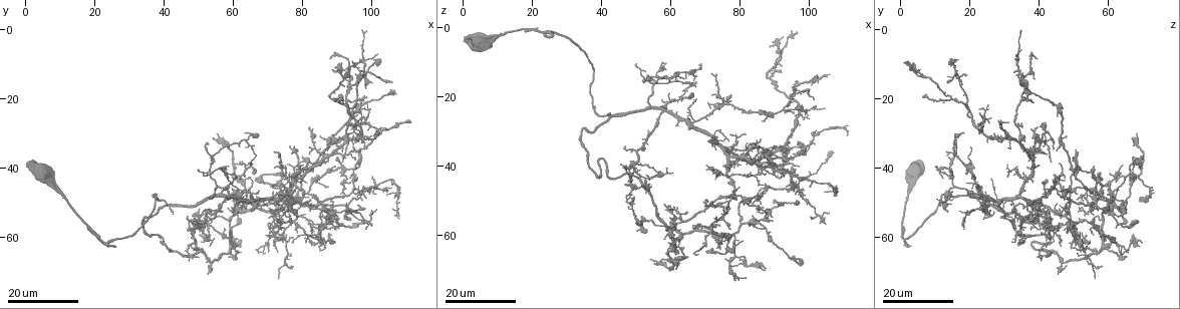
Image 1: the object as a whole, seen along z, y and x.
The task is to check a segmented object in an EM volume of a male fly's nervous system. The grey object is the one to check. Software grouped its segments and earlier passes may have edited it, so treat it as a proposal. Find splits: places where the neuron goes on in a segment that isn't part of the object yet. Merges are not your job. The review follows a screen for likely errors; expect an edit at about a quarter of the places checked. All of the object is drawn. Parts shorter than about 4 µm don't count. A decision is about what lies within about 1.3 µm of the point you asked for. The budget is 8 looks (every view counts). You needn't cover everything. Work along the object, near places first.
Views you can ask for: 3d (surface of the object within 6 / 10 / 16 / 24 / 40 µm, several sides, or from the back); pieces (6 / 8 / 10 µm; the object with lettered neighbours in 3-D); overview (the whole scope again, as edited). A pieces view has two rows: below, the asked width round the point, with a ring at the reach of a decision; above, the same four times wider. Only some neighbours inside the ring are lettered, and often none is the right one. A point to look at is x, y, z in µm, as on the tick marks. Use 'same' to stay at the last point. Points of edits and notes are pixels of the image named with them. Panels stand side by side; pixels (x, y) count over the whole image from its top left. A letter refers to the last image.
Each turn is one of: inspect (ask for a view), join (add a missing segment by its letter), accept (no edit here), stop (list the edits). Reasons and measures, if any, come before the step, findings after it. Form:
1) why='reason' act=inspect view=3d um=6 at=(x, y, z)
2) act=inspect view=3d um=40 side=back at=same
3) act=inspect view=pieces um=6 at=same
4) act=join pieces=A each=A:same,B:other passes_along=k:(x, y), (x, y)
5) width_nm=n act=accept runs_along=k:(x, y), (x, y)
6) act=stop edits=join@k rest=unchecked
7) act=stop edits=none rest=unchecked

why='an open end' act=inspect view=3d um=16 at=(60.0, 57.0, 62.0)

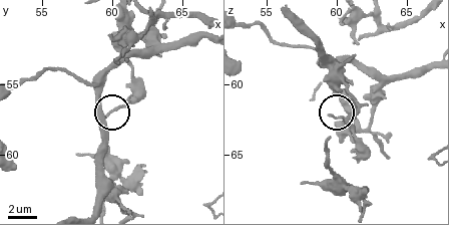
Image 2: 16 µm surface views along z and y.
why='what lies round it' act=inspect view=pieces um=6 at=same

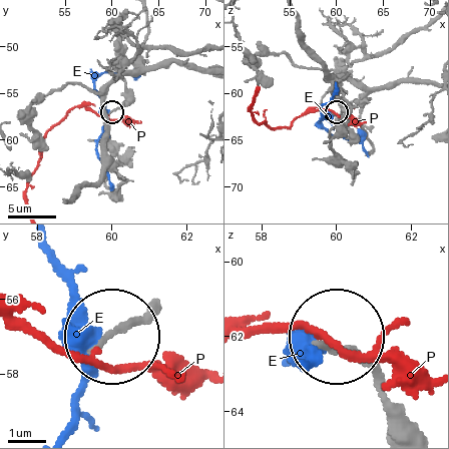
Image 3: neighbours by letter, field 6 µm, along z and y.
act=accept each=E:other,P:other runs_along=3:(153, 305), (111, 337) found='no lettered segment goes on from it'

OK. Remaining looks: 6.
why='branch stops here' act=inspect view=3d um=16 at=(90.0, 37.0, 50.5)

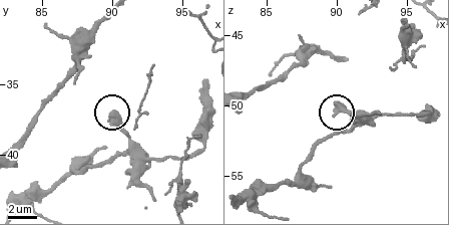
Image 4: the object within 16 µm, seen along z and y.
act=inspect view=pieces um=6 at=same

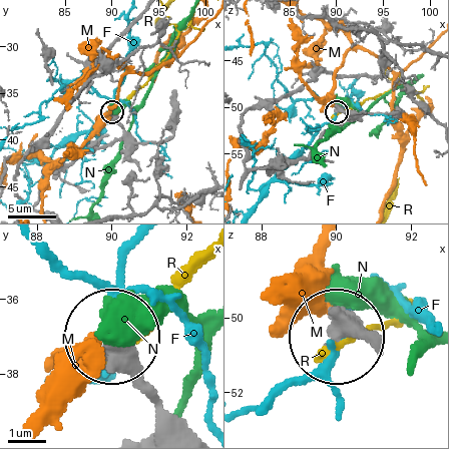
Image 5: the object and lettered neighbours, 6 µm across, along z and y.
act=accept each=F:other,M:other,N:other,R:other found='no lettered segment goes on from it'

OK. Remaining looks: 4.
why='an open end' act=inspect view=3d um=24 at=(71.5, 35.0, 13.0)

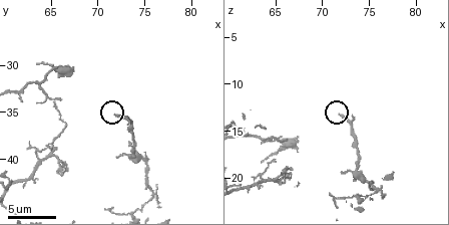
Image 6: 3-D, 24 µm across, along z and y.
why='what lies round it' act=inspect view=pieces um=8 at=(72.0, 35.2, 13.4)

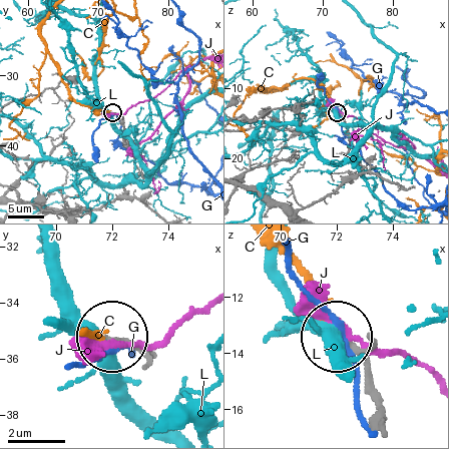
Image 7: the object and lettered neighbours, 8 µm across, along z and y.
act=accept each=C:other,G:other,J:other,L:other found='no lettered segment goes on from it'

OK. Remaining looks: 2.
why='an open end' act=inspect view=3d um=24 at=(96.5, 9.0, 1.0)

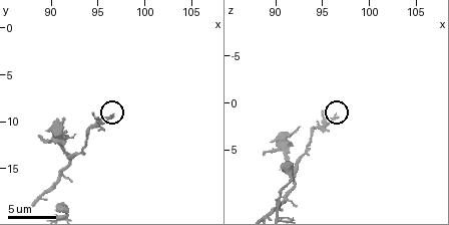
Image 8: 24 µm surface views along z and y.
why='see the neighbours' act=inspect view=pieces um=6 at=(96.4, 9.4, 1.6)

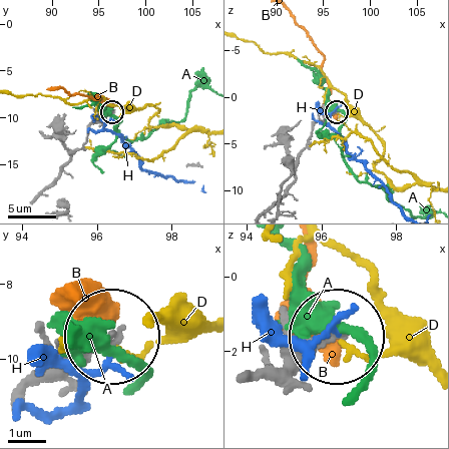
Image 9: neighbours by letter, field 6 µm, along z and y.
act=accept each=A:other,B:other,D:other,H:other found='no lettered segment goes on from it'

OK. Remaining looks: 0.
act=stop edits=none rest=unchecked

